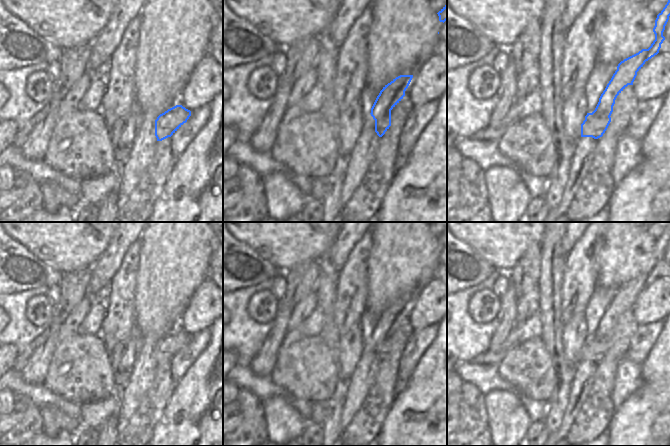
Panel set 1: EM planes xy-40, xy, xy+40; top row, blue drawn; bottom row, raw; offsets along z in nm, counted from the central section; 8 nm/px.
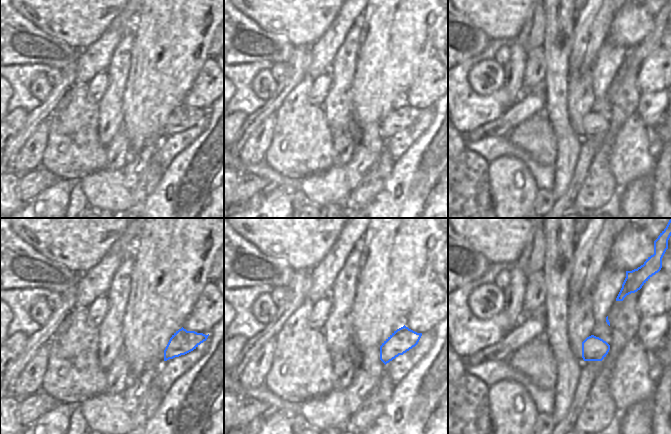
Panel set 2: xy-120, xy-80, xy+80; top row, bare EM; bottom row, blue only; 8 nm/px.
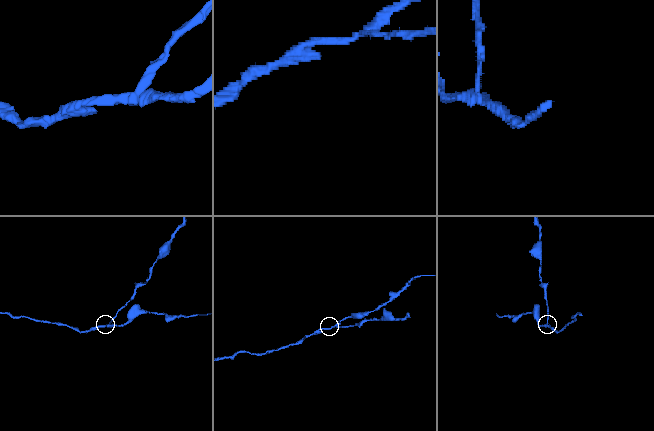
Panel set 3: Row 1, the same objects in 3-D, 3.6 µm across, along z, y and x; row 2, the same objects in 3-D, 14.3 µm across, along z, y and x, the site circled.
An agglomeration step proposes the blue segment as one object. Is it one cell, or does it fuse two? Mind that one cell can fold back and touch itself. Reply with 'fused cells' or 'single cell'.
fused cells

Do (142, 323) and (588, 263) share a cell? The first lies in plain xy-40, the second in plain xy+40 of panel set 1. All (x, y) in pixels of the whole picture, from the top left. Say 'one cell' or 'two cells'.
two cells

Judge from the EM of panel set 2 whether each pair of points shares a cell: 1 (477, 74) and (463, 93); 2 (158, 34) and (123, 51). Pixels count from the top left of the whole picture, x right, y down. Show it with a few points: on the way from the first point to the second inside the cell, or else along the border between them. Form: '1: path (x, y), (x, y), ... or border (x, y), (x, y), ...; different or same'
1: border (477, 62), (468, 83), (475, 92), (490, 95); different
2: border (134, 29), (134, 45), (129, 69); different

